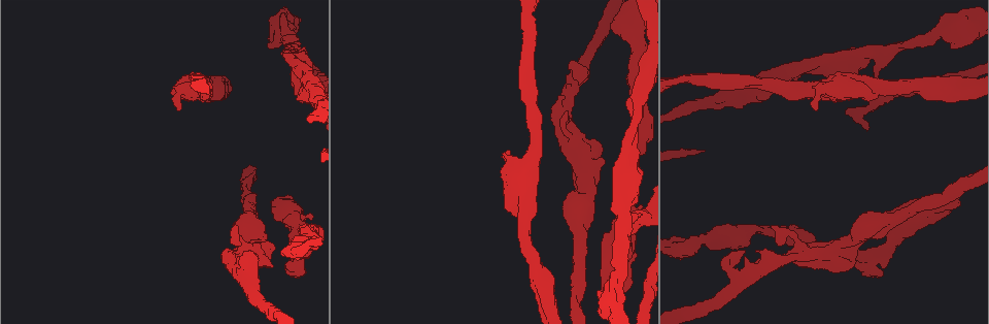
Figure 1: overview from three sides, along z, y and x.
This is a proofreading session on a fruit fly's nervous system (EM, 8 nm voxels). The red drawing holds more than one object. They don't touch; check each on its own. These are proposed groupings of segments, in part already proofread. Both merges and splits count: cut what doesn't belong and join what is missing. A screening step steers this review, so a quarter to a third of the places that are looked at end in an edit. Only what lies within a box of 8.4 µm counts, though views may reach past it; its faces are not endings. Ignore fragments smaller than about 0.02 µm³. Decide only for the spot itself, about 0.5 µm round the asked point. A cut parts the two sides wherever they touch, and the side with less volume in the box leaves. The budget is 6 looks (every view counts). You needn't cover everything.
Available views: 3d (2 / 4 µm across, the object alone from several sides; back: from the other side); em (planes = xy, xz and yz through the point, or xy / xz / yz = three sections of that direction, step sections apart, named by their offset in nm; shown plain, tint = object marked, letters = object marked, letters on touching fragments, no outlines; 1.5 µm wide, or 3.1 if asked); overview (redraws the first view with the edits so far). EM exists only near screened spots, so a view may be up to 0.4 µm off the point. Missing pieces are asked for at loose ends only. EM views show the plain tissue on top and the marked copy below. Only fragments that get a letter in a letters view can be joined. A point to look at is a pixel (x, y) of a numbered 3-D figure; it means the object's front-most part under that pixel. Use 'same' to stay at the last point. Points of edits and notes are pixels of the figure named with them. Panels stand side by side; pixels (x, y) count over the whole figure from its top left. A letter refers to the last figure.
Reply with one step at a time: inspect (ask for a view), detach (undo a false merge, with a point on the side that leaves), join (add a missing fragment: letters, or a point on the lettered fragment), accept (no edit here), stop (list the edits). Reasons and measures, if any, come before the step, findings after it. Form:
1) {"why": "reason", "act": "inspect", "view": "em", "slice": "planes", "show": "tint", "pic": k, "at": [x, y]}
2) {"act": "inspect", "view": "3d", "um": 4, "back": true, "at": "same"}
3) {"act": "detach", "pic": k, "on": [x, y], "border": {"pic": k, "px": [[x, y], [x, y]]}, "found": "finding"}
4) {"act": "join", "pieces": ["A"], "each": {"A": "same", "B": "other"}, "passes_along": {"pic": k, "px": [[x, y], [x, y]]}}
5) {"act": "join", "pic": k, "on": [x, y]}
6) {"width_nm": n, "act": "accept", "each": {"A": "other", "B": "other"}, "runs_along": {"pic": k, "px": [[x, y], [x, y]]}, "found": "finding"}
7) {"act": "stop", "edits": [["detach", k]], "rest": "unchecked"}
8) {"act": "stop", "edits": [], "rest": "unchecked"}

{"why": "thick end", "act": "inspect", "view": "em", "slice": "planes", "show": "tint", "pic": 1, "at": [301, 214]}

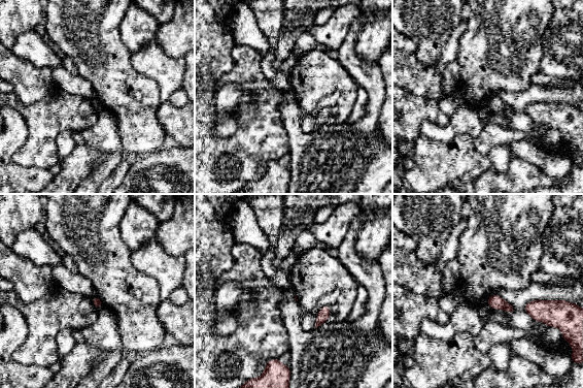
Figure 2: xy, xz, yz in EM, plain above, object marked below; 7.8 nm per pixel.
{"why": "see the neighbours", "act": "inspect", "view": "em", "slice": "planes", "show": "letters", "at": "same"}

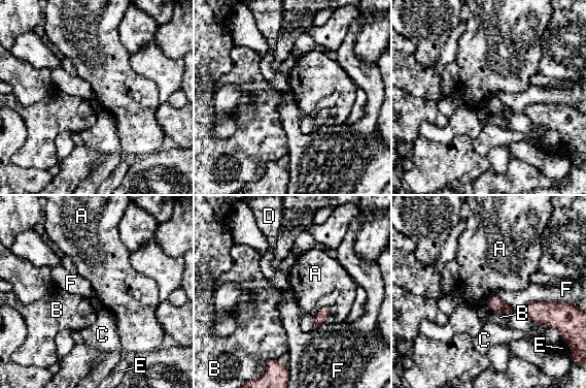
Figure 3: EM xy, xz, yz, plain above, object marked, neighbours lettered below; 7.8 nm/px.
{"act": "accept", "each": {"A": "other", "B": "other", "C": "other", "D": "other", "E": "other", "F": "other"}, "border": {"pic": 3, "px": [[561, 300], [531, 300], [521, 309]]}, "found": "none of them fits"}

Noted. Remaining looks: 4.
{"why": "sudden change in width", "act": "inspect", "view": "em", "slice": "planes", "show": "tint", "pic": 1, "at": [634, 217]}

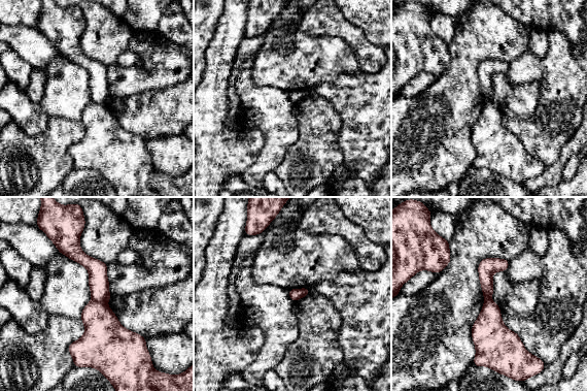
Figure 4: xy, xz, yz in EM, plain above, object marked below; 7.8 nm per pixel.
{"why": "what lies round it", "act": "inspect", "view": "em", "slice": "planes", "show": "letters", "at": "same"}

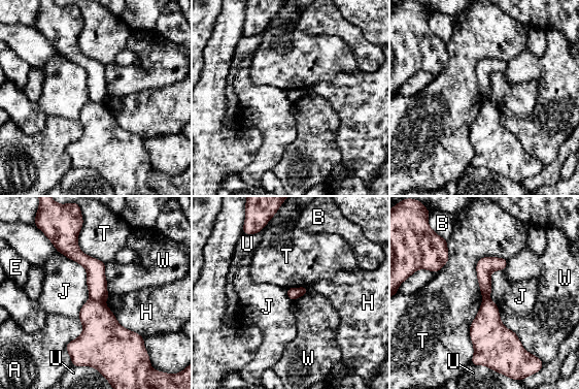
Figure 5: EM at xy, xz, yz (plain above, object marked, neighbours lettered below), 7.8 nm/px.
{"width_nm": 90, "act": "detach", "pic": 5, "on": [101, 331], "each": {"A": "other", "B": "other", "E": "other", "H": "other", "J": "other", "T": "other", "U": "other", "W": "other"}, "border": {"pic": 5, "px": [[90, 298], [103, 301]]}, "found": "a second neuron is stuck on"}

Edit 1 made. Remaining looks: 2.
{"why": "branch stops here", "act": "inspect", "view": "3d", "um": 4, "back": true, "pic": 1, "at": [180, 107]}

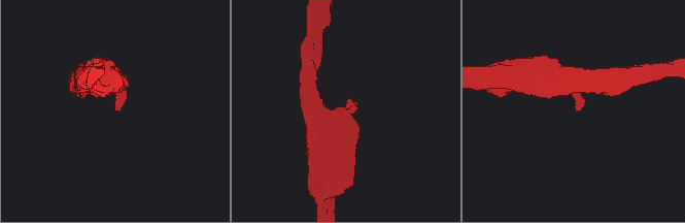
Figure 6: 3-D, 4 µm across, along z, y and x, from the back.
{"act": "inspect", "view": "em", "slice": "planes", "show": "letters", "pic": 6, "at": [346, 107]}

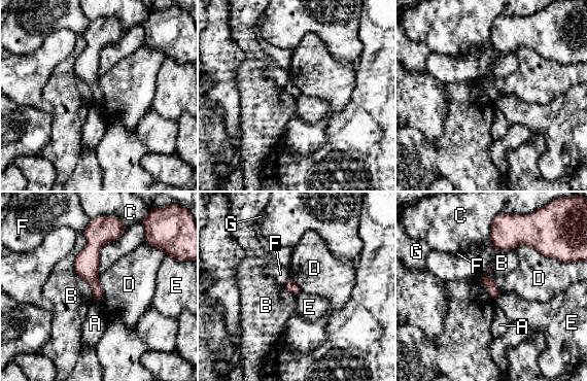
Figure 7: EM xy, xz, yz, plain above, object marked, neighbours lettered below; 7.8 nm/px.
{"act": "accept", "each": {"A": "other", "B": "other", "C": "other", "D": "other", "E": "other", "F": "other", "G": "other"}, "border": {"pic": 7, "px": [[513, 248], [529, 245], [559, 261]]}, "found": "no lettered fragment goes on from it"}

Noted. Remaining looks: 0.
{"act": "stop", "edits": [["detach", 5]], "rest": "unchecked"}

